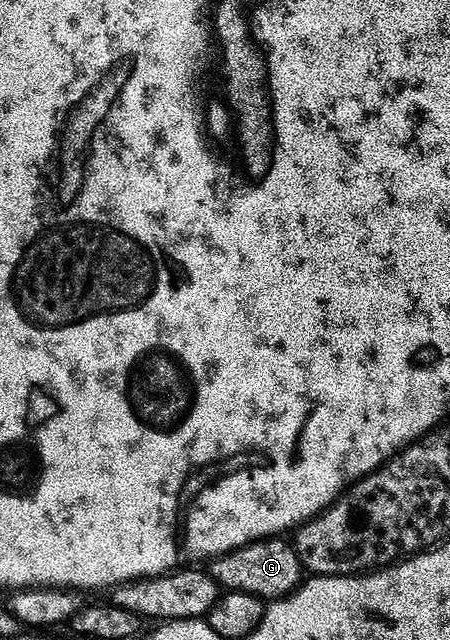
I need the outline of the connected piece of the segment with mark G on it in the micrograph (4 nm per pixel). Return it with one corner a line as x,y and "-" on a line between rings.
282,537
262,539
259,543
249,543
227,555
219,555
209,564
208,573
218,582
219,588
227,592
243,591
263,601
285,599
304,582
304,568
300,557

